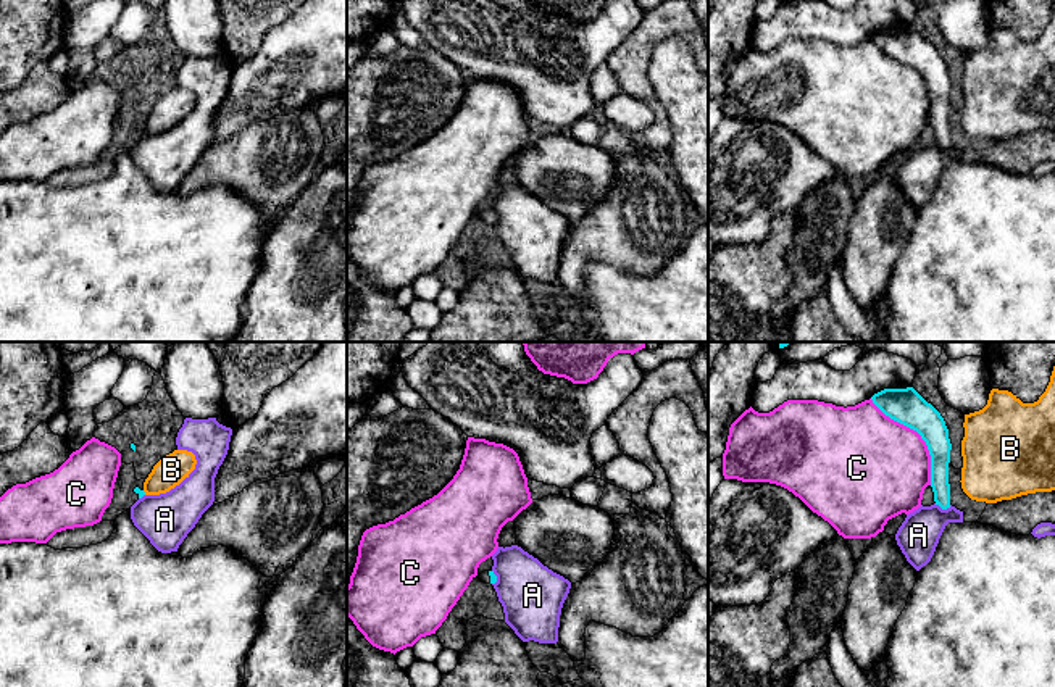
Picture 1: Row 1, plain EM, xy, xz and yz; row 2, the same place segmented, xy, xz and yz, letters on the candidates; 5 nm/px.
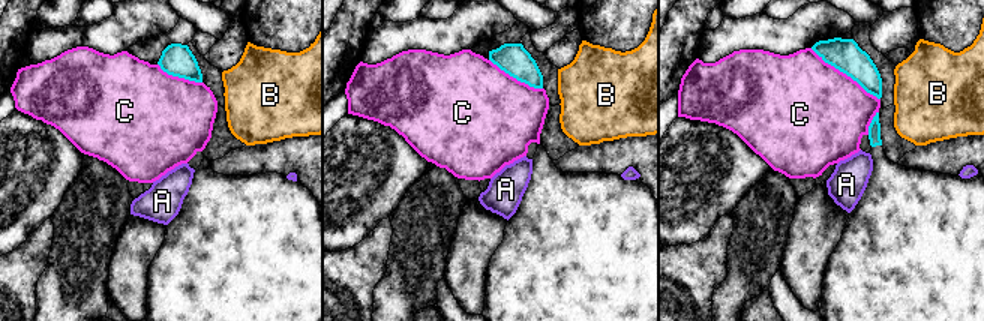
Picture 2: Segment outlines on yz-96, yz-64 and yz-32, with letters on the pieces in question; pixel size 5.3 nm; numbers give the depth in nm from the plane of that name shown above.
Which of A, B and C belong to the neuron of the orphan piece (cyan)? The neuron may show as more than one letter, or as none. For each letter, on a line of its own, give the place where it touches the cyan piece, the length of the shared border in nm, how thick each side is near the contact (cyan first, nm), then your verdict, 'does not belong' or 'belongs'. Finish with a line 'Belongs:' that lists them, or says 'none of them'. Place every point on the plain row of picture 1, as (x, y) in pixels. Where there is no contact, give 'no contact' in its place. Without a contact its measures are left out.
A: contact yz (942, 147); length 90 nm; calibres 100 and 200 nm; does not belong
B: contact xy (144, 131); length 30 nm; calibres 30 and 160 nm; does not belong
C: contact yz (920, 73); length 550 nm; calibres 180 and 480 nm; does not belong
Belongs: none of them

